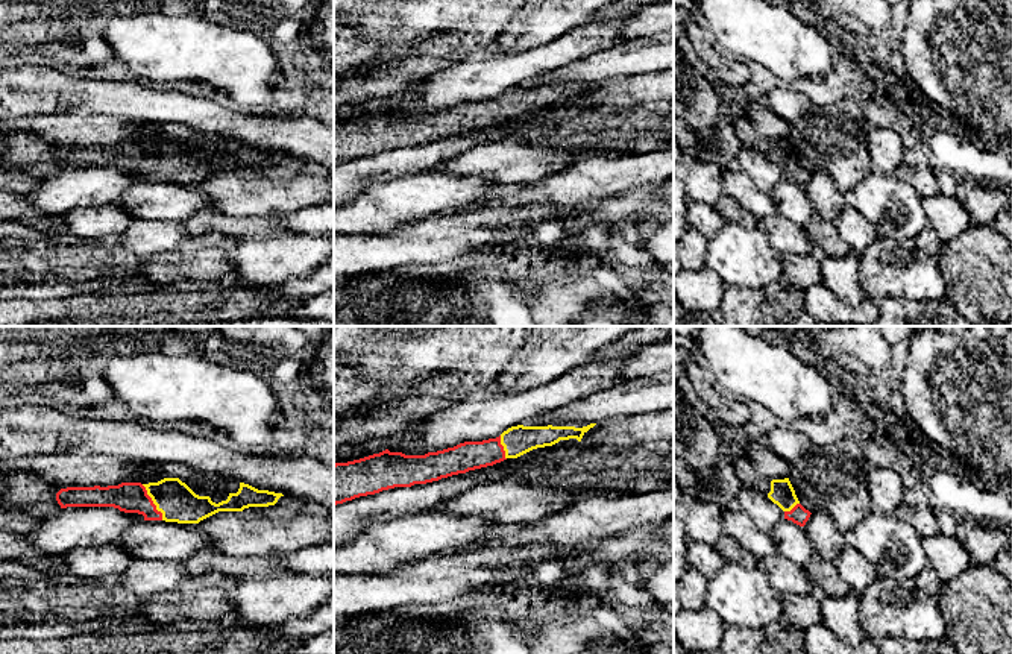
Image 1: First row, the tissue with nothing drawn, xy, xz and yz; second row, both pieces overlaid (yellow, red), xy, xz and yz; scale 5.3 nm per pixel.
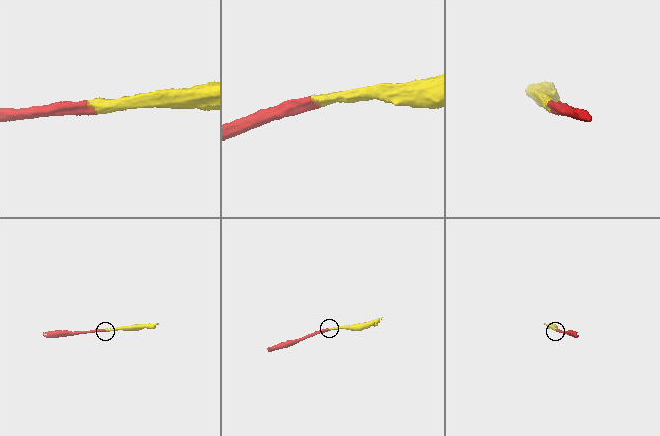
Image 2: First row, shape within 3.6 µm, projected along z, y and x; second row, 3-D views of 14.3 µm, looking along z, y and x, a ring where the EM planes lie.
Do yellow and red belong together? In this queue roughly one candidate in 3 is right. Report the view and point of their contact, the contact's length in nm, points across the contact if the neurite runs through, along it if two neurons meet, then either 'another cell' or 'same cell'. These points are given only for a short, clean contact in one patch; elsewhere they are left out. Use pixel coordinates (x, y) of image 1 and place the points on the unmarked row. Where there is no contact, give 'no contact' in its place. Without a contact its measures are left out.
meets yellow in xy at (154, 163); contact 220 nm long; runs through xy (175, 160), (154, 163), (128, 157); same cell

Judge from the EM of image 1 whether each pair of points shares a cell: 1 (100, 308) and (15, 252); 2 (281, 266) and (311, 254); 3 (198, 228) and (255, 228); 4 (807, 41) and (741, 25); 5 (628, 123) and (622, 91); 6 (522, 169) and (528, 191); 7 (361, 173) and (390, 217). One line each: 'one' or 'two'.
1: two
2: one
3: one
4: one
5: two
6: two
7: two

